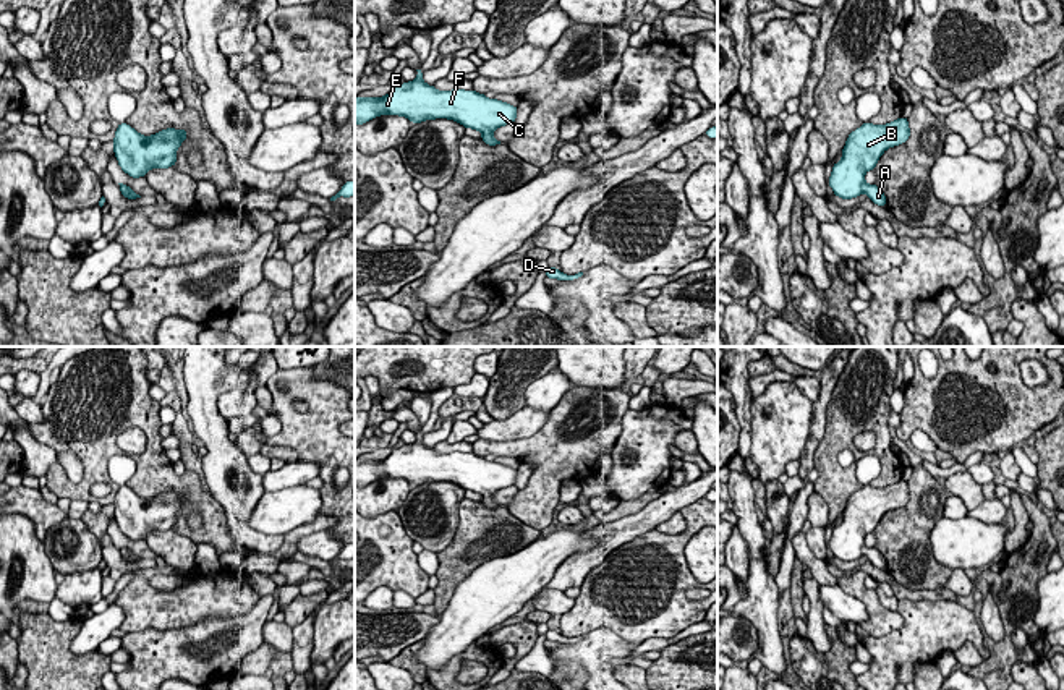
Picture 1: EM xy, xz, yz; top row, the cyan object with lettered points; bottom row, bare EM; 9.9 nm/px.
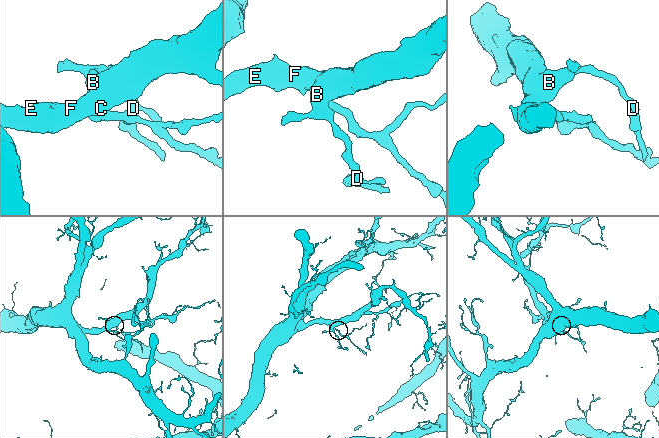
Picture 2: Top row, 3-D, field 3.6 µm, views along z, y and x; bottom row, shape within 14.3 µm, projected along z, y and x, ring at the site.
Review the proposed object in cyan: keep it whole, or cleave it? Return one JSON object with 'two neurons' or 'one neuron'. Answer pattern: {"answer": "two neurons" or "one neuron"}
{"answer": "one neuron"}

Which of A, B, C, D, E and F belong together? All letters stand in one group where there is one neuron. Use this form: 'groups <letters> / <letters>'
groups A B C D E F

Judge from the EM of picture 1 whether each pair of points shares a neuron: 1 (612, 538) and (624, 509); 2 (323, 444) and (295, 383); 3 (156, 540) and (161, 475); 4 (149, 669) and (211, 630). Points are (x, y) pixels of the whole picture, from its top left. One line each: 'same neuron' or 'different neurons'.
1: different neurons
2: same neuron
3: different neurons
4: same neuron

